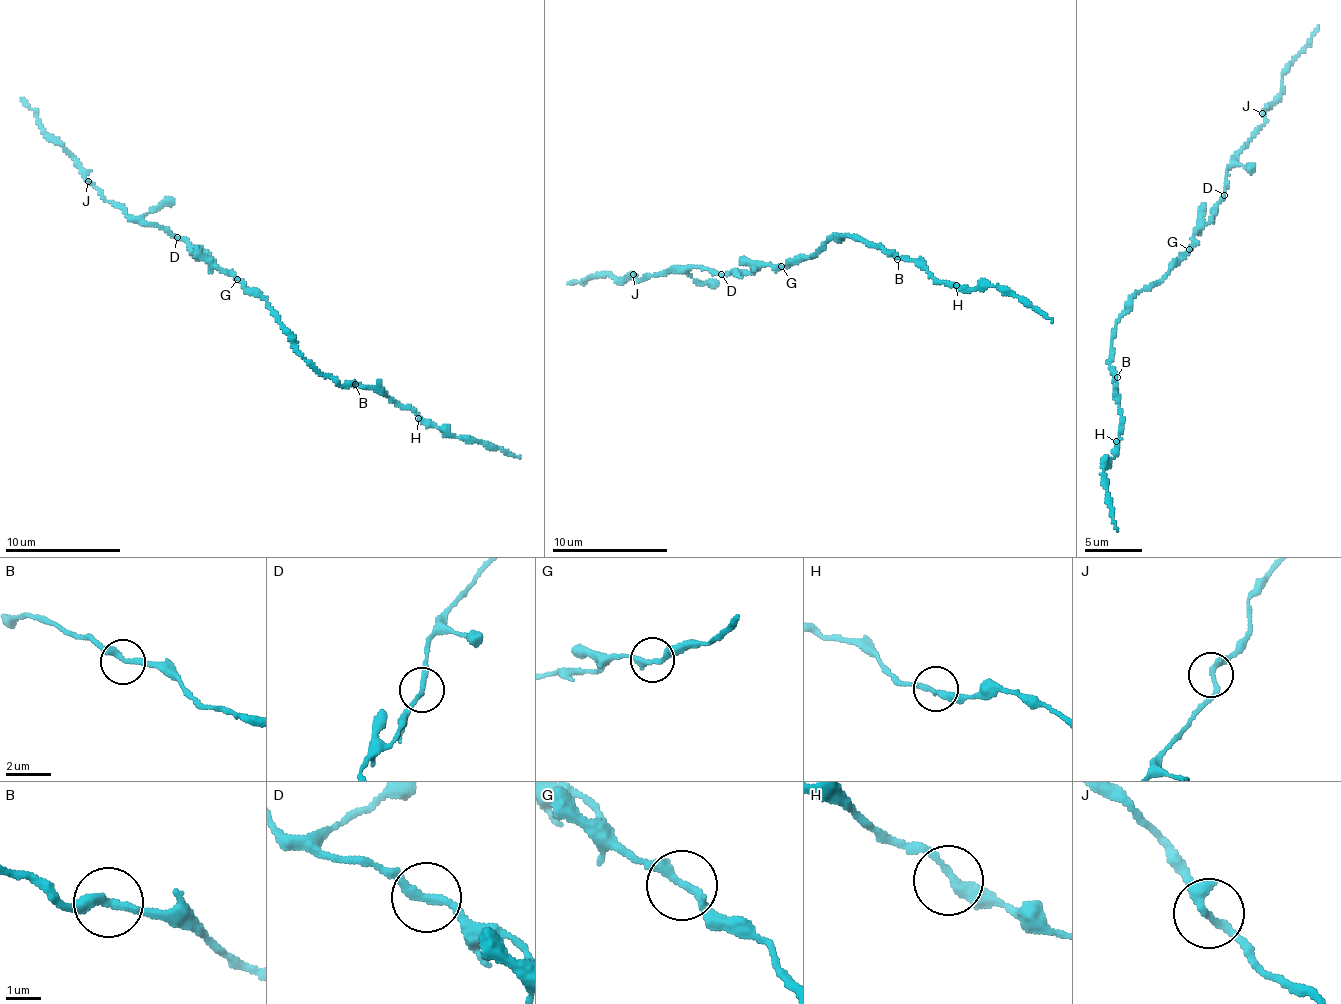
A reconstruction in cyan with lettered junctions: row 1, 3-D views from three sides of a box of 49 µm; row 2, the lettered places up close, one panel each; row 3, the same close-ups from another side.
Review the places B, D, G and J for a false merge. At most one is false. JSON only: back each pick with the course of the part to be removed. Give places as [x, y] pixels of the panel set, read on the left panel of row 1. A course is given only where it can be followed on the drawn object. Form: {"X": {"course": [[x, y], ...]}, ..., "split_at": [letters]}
{"split_at": []}

